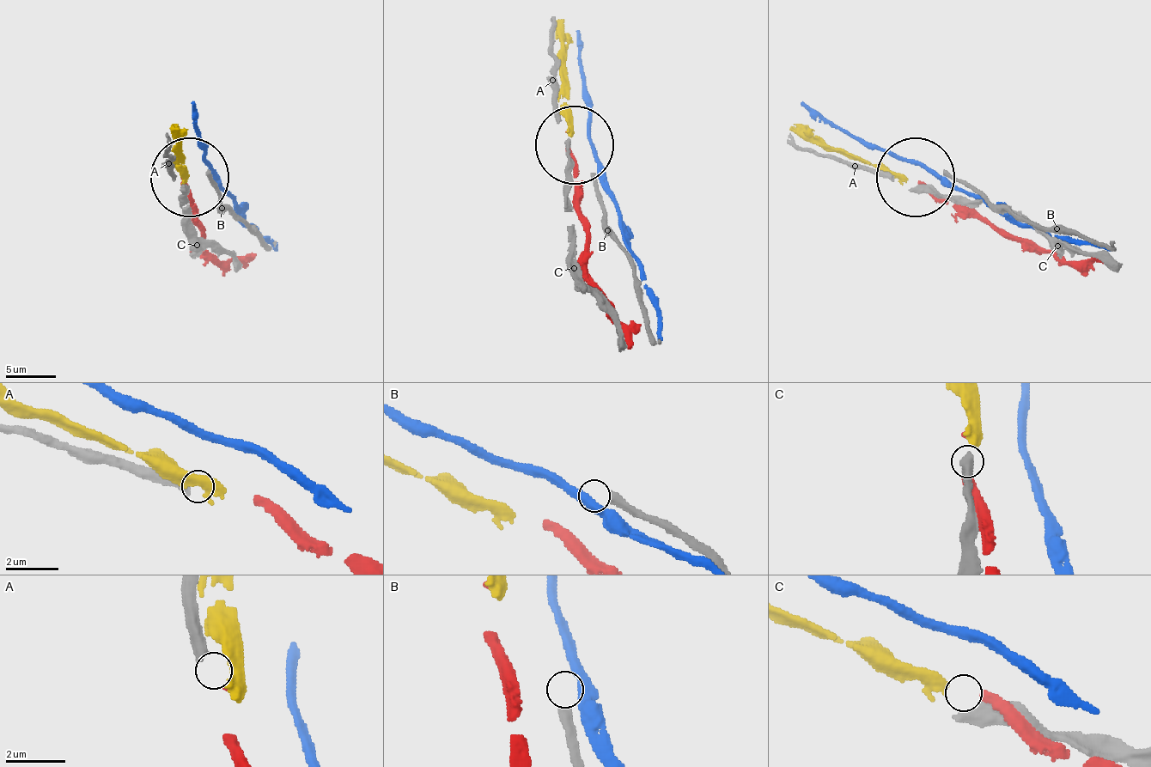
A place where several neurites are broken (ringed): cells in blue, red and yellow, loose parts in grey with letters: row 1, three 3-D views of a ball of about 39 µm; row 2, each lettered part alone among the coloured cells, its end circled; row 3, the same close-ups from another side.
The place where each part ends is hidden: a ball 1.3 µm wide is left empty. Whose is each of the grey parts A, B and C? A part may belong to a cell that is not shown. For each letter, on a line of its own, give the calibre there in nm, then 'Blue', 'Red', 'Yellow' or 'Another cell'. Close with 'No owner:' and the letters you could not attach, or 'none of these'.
A: Thickness 320 nm. Red
B: Thickness 360 nm. Another cell
C: Thickness 500 nm. Yellow
No owner: B

